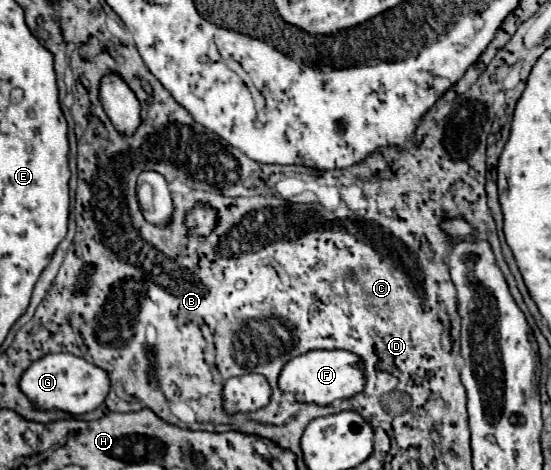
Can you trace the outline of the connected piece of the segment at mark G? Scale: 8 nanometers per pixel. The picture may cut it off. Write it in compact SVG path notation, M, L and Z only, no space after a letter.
M50 353L34 361L20 377L20 391L40 411L64 411L70 415L84 415L94 411L108 395L110 381L106 371L70 353Z

